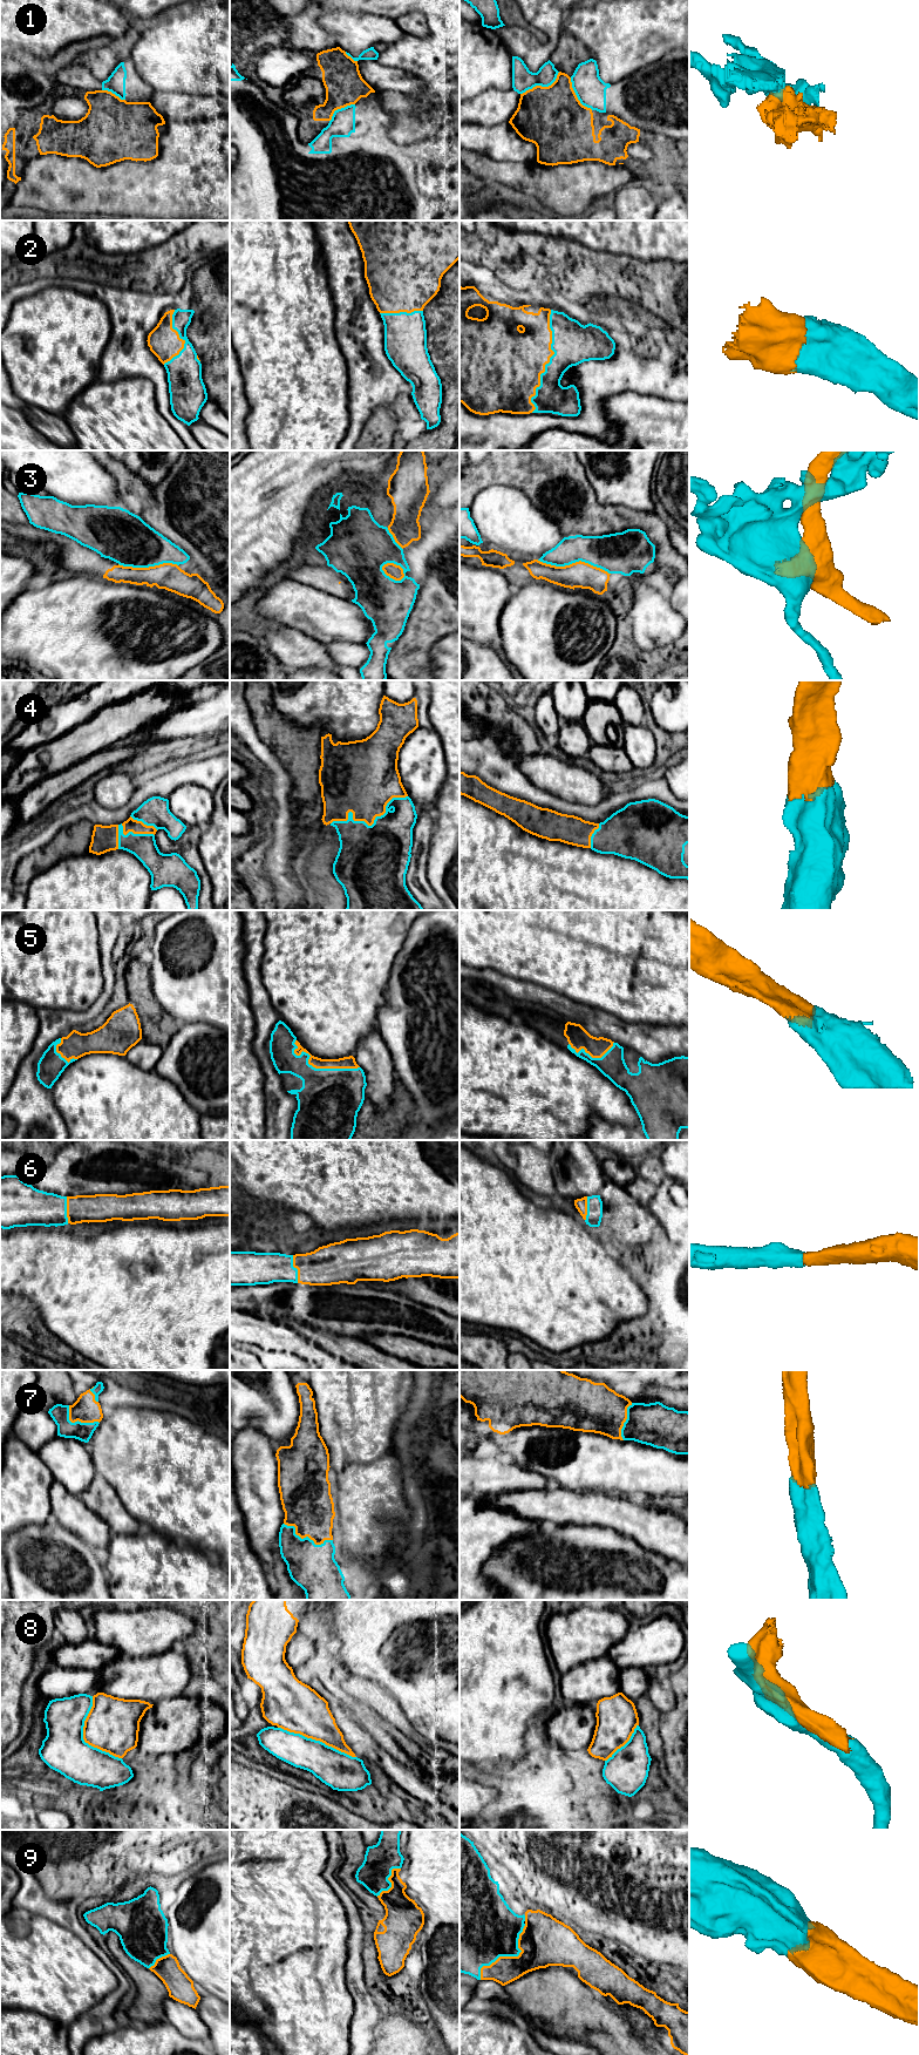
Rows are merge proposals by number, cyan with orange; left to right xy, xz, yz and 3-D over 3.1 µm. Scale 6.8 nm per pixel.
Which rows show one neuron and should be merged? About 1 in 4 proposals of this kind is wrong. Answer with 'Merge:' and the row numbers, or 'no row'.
Merge: 2, 4, 5, 6, 7, 9

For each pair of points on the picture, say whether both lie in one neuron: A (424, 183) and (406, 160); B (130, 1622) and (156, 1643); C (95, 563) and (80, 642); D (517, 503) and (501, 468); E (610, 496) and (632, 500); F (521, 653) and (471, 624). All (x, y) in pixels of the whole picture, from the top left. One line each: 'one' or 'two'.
A: two
B: one
C: two
D: two
E: one
F: two

